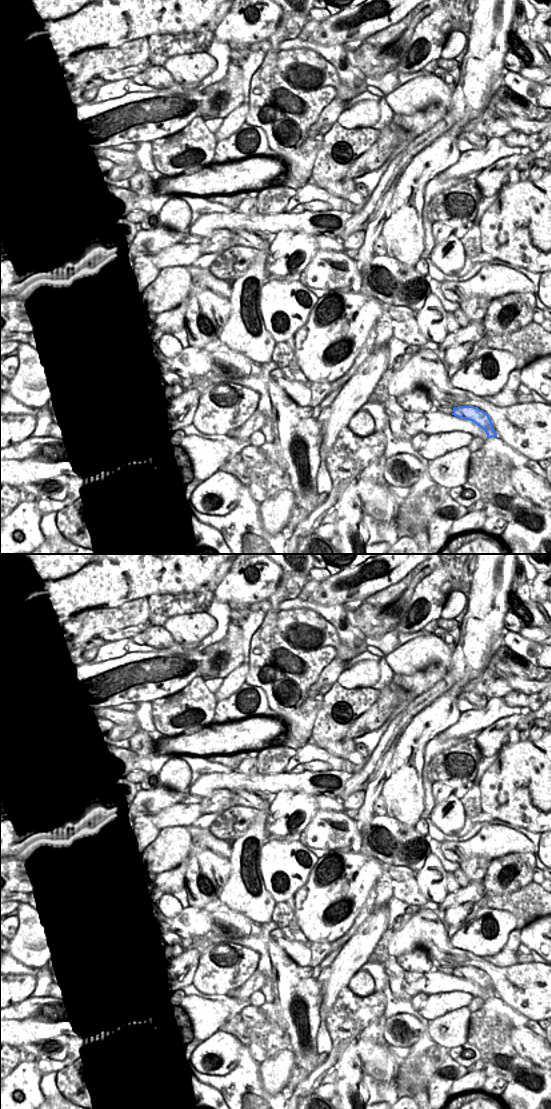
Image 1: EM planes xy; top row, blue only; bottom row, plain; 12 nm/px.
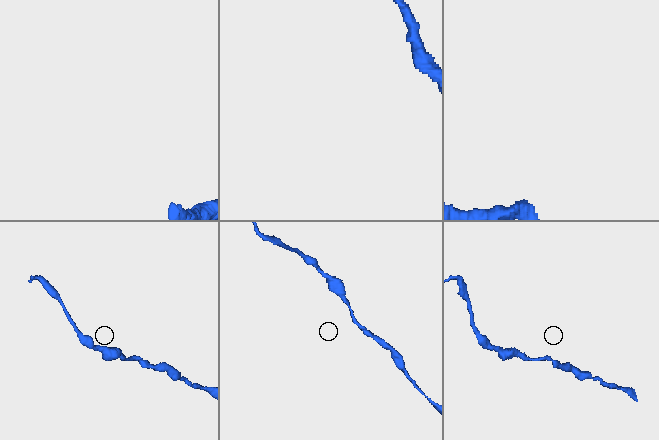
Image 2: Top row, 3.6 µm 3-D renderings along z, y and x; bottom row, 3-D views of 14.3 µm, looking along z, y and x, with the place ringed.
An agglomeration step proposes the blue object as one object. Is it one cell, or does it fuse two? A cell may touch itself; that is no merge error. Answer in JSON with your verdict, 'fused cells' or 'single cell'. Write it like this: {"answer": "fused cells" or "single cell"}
{"answer": "single cell"}

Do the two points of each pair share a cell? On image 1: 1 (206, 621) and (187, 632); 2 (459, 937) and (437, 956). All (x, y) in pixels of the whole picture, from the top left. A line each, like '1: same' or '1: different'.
1: same
2: different

